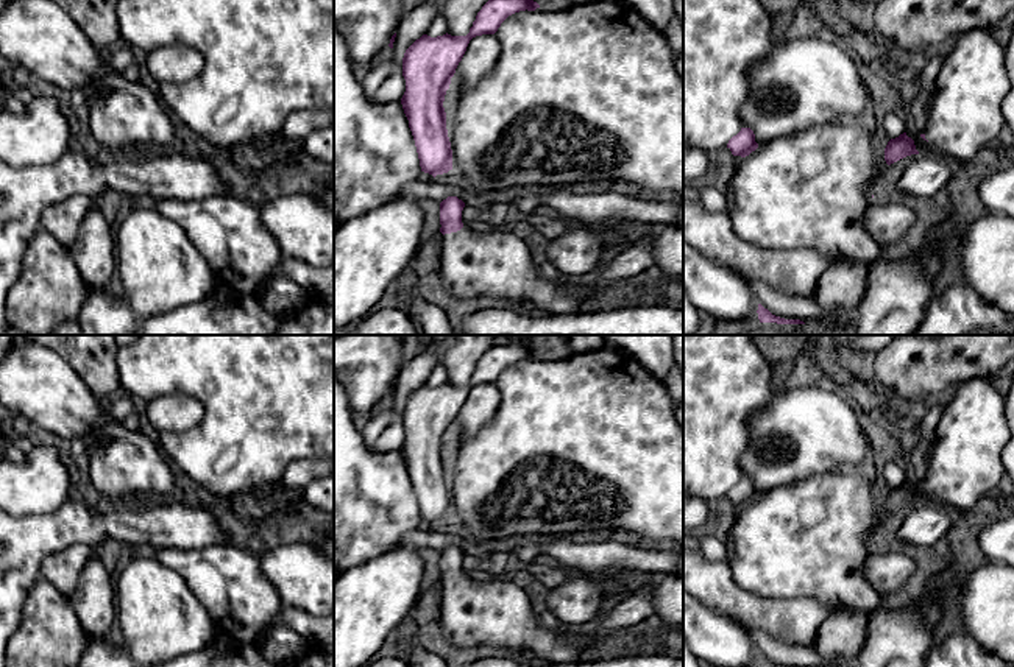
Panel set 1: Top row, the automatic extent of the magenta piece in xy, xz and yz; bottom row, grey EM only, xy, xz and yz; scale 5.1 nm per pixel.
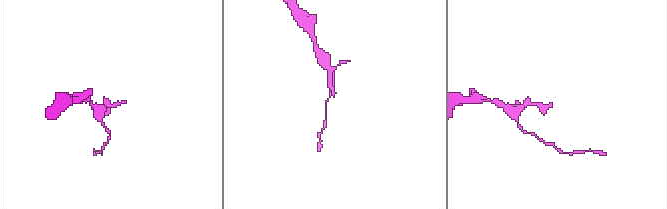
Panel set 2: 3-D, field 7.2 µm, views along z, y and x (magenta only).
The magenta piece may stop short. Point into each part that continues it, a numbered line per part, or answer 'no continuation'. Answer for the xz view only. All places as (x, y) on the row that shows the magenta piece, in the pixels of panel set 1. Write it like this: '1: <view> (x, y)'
1: xz (499, 265)

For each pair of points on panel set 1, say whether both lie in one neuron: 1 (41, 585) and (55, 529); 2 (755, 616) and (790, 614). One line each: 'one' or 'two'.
1: two
2: one

